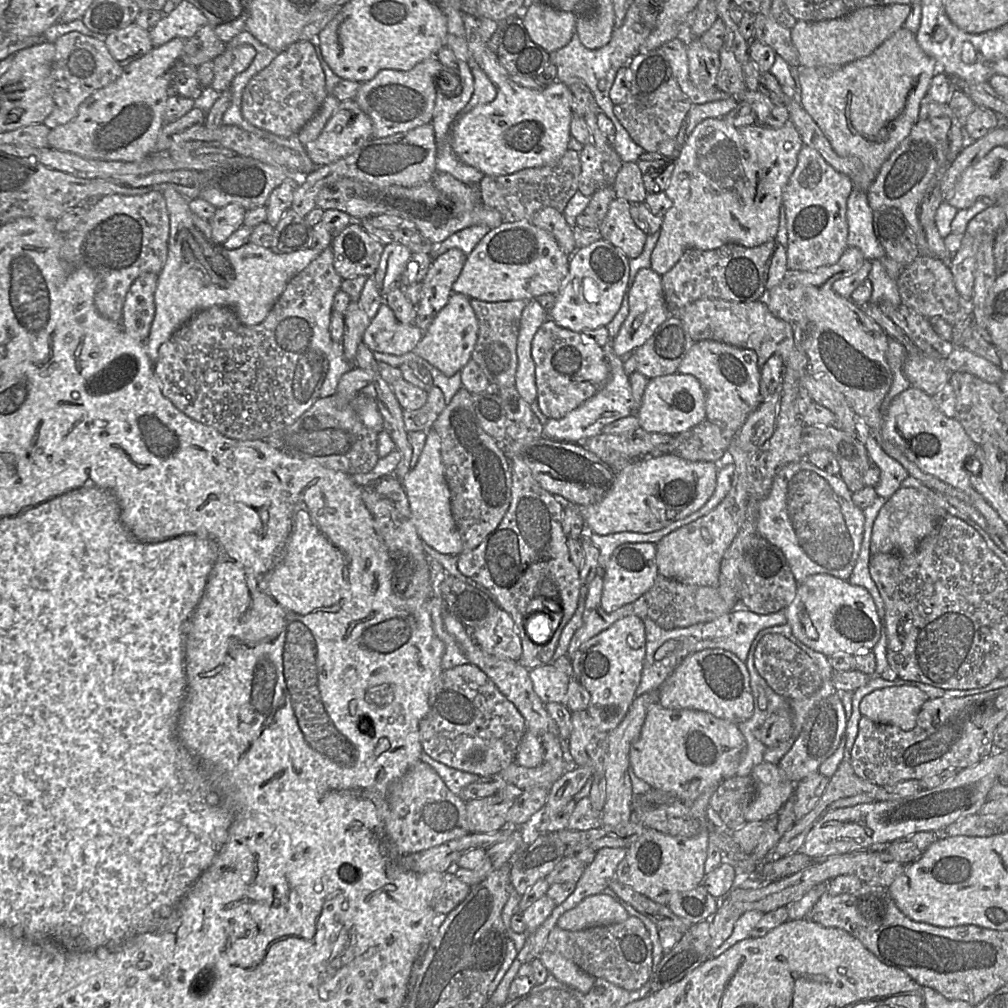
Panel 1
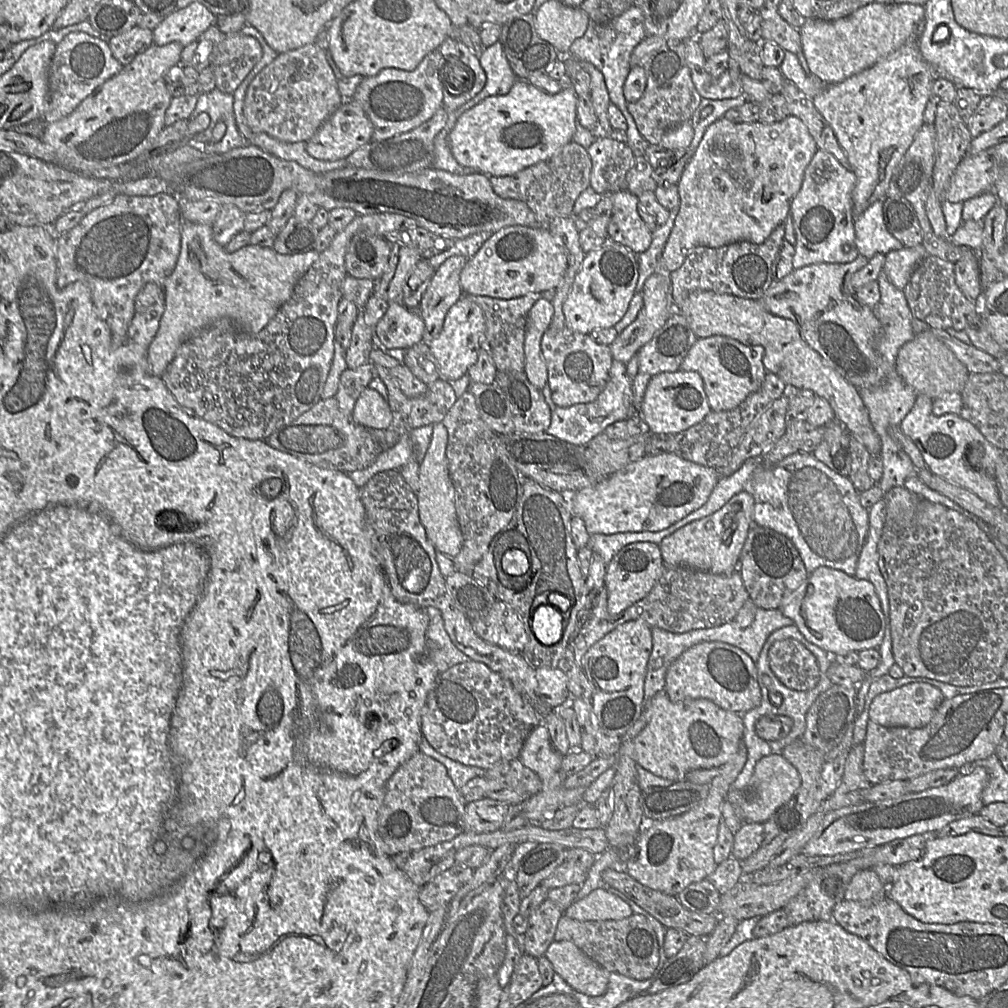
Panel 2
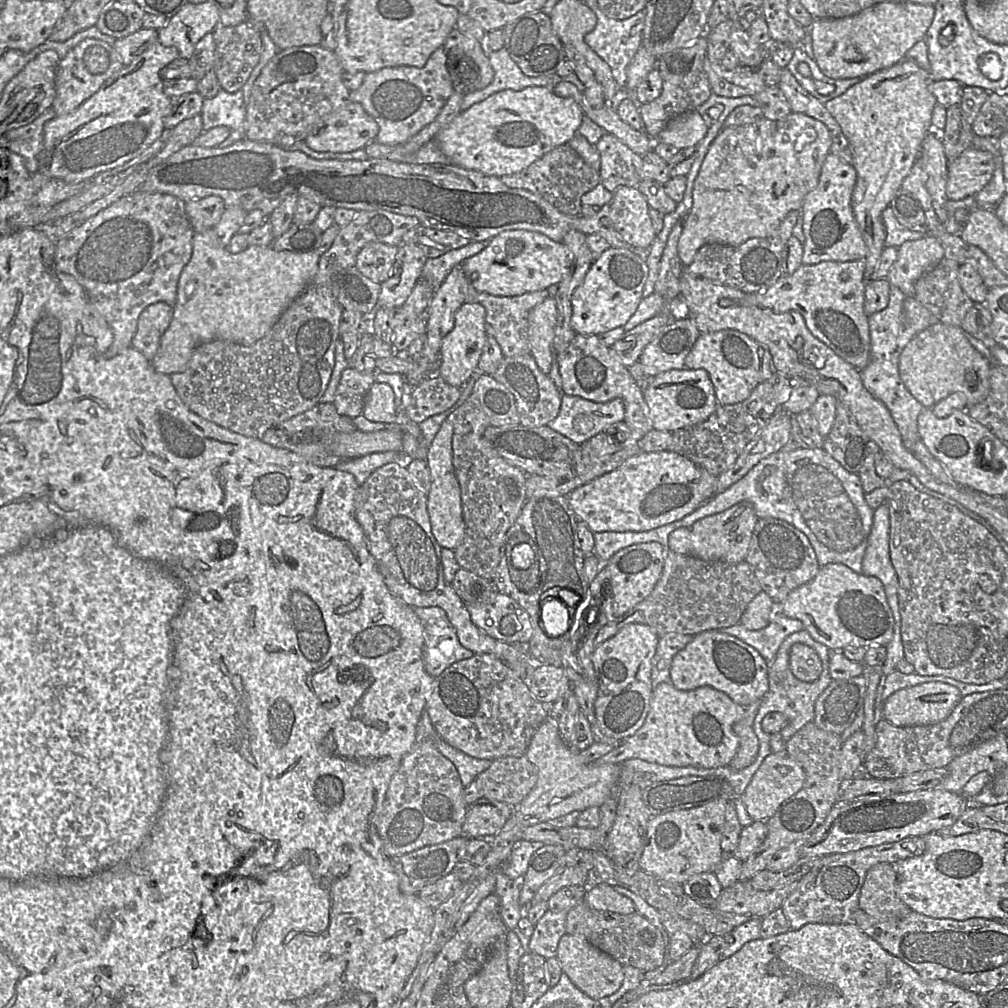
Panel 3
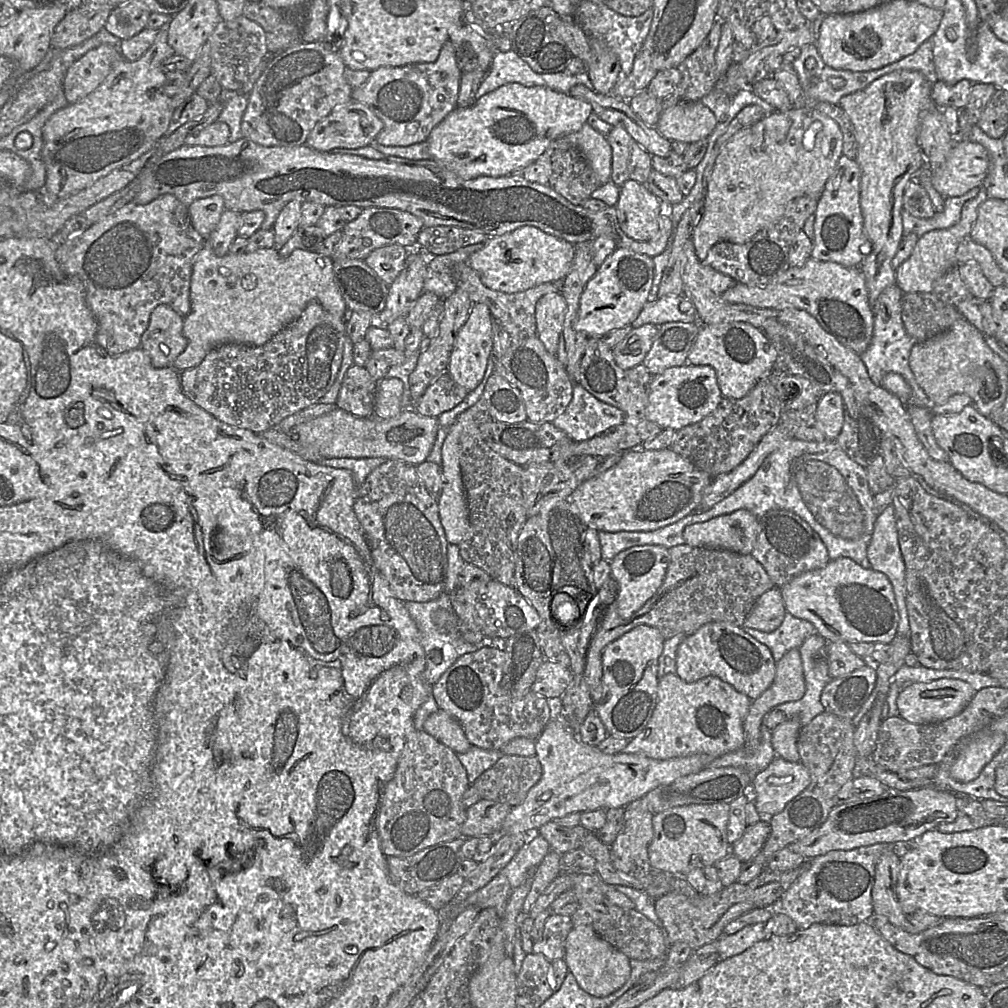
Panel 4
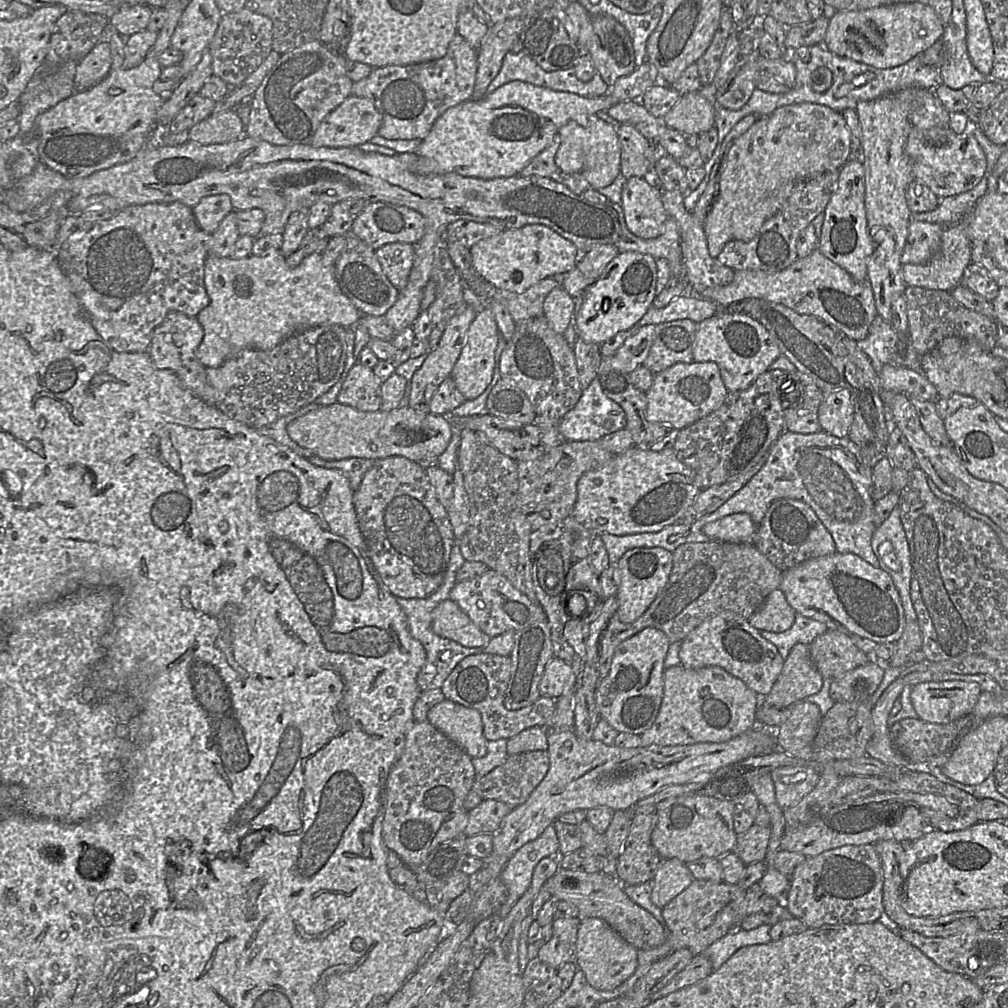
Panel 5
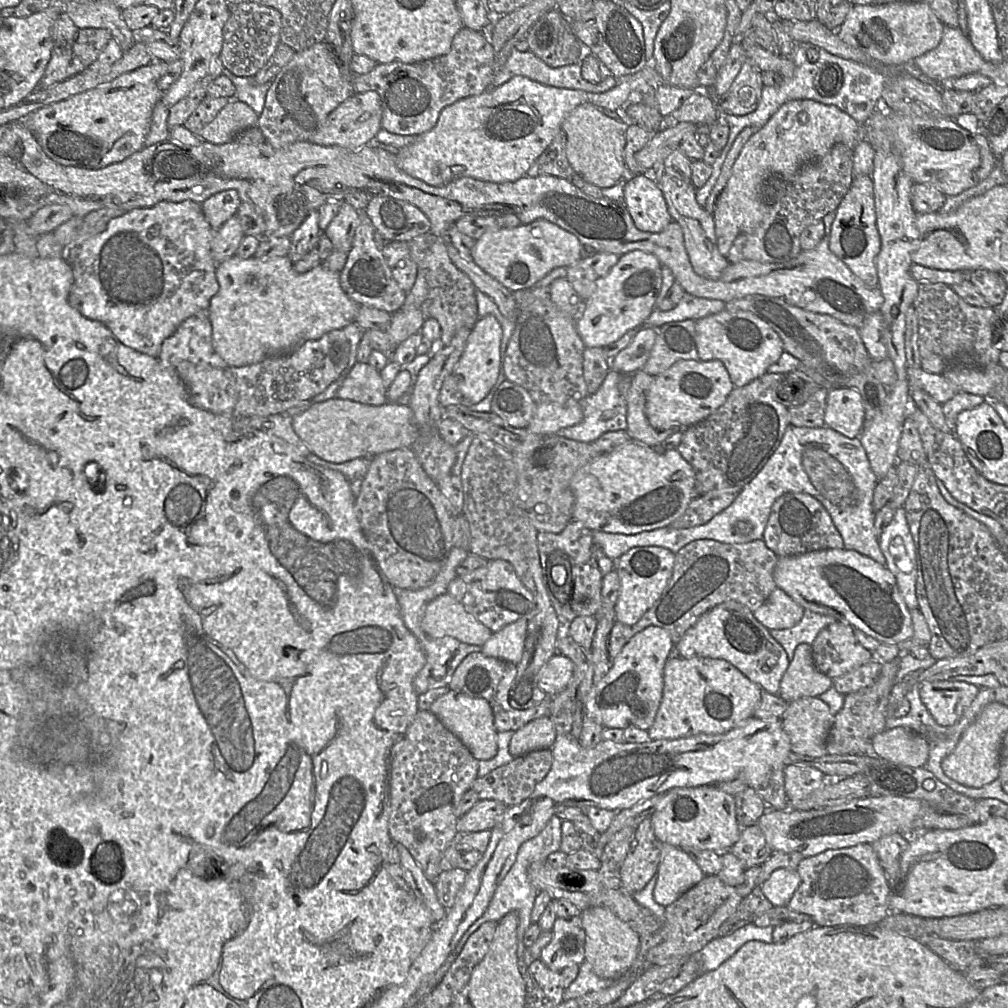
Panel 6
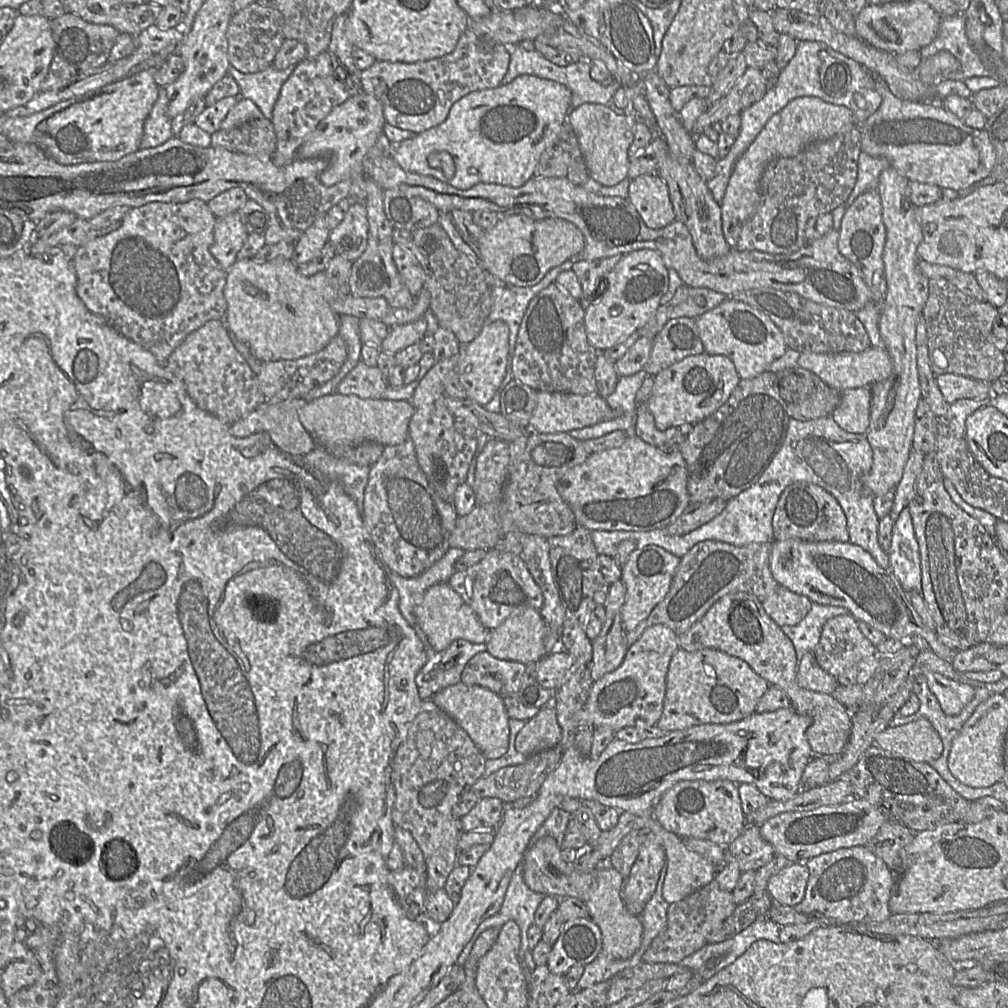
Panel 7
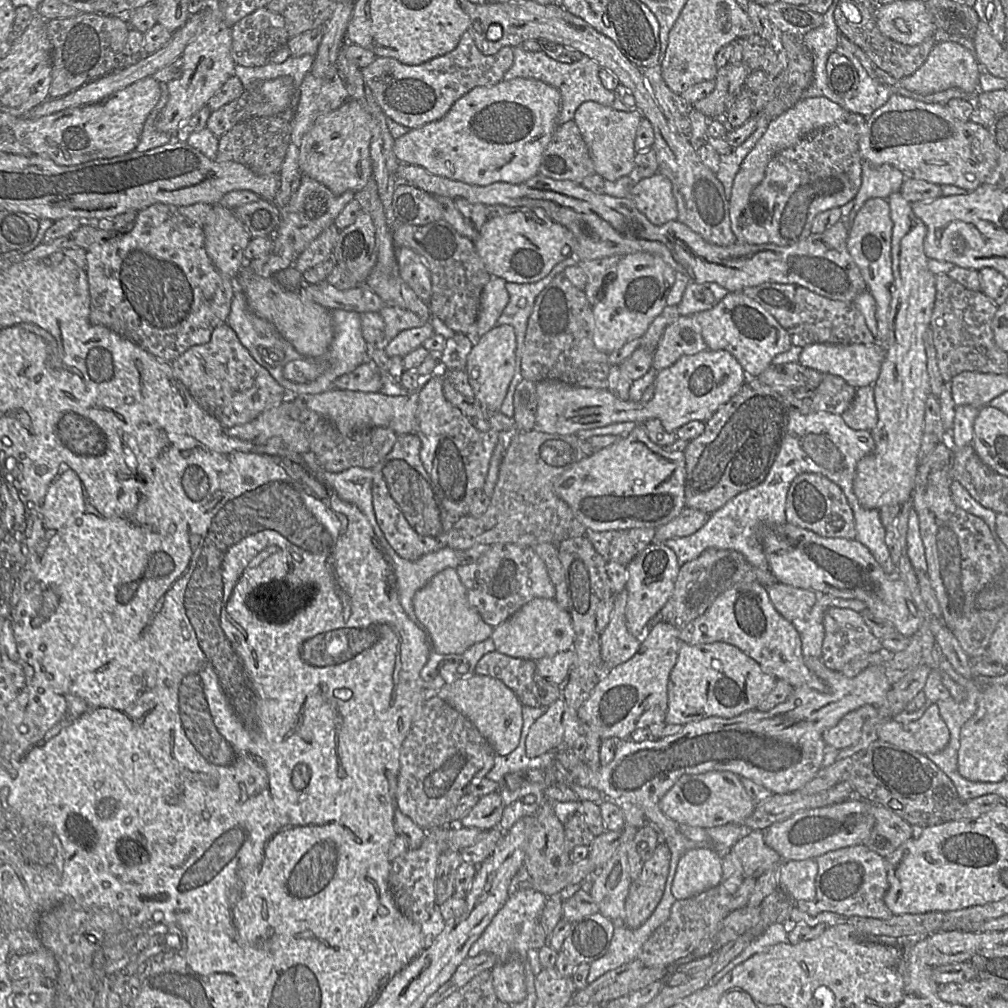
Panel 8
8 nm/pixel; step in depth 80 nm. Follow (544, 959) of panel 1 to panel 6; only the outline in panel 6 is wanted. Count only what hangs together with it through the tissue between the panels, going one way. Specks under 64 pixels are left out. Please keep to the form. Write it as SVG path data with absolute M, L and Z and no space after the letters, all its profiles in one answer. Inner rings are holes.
M591 907L581 914L585 931L585 961L602 979L620 979L632 967L640 947L640 937L607 908Z

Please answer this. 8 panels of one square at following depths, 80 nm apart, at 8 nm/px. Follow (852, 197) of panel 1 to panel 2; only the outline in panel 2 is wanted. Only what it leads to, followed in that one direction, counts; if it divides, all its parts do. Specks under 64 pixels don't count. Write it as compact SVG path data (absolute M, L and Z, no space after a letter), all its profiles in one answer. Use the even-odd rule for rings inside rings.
M883 200L868 207L862 214L854 218L855 244L859 253L867 259L878 253L886 255L898 250L903 244L886 228L883 217Z

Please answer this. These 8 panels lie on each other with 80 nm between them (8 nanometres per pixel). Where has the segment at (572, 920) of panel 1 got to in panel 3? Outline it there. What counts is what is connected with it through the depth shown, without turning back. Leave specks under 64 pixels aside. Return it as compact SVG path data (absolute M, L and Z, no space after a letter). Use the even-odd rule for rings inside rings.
M589 872L588 890L584 896L584 903L597 911L622 915L636 912L635 905L629 898L617 893L612 886L601 883L595 877L595 873L594 875L592 873Z

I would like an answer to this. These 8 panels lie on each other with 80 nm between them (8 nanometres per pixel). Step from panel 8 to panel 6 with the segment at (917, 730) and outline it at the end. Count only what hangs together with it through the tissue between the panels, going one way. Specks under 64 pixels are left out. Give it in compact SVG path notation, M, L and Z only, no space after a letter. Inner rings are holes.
M903 726L885 729L871 742L872 752L889 762L909 767L927 763L930 744L921 735Z

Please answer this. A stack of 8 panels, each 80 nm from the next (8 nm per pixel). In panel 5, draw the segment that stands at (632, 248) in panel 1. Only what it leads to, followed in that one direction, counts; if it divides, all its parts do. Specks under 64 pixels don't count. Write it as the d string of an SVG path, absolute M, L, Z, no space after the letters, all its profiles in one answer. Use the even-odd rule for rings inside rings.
M644 178L626 179L620 206L628 230L642 239L653 239L663 233L668 215L664 209L661 189Z

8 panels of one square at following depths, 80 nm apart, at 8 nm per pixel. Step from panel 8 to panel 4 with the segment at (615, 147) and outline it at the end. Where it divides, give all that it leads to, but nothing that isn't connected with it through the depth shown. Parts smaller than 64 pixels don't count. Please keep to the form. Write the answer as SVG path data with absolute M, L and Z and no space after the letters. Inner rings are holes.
M585 123L579 131L557 140L568 141L579 150L585 162L594 172L599 186L610 181L612 150L606 136Z

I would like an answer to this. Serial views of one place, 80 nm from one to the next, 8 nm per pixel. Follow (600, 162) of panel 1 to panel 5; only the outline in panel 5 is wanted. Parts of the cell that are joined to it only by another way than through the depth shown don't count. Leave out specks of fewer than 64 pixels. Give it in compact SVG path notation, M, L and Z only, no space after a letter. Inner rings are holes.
M629 124L619 125L617 135L621 149L620 175L623 179L643 178L653 172L654 163L666 155Z

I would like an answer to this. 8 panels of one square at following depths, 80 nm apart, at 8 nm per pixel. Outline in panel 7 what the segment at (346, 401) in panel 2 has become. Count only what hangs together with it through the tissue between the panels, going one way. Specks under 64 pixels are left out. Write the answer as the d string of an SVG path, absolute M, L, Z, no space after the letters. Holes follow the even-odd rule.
M360 360L340 381L336 392L343 395L353 394L361 398L382 398L387 381L376 366L369 366Z

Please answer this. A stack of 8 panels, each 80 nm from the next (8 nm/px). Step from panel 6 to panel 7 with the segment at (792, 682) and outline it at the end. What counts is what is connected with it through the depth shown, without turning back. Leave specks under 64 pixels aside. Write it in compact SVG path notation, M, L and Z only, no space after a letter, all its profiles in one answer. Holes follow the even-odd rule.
M806 652L798 662L796 681L803 689L825 694L832 694L838 685L836 678L818 665L812 652Z

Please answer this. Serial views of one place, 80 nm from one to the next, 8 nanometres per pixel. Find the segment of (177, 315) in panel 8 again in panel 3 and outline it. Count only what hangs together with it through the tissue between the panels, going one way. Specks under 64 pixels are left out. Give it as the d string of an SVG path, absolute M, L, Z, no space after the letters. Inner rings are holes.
M136 191L100 211L66 236L56 239L56 269L75 279L86 292L94 312L104 321L106 340L111 342L110 357L131 347L139 316L146 307L165 302L173 308L180 274L192 255L194 234L183 200L170 194Z

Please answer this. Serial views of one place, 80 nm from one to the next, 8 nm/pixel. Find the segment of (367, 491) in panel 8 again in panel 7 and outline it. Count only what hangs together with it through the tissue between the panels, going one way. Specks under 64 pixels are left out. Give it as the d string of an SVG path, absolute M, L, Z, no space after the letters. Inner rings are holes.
M320 447L302 456L301 460L324 476L339 482L362 514L370 467L351 463L344 457L336 457Z

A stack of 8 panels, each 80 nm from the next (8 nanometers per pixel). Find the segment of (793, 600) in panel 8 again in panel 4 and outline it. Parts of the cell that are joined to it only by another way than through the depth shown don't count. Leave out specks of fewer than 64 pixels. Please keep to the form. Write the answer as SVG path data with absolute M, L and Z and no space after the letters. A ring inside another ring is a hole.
M773 587L756 600L742 627L773 632L781 625L786 613L781 591Z

